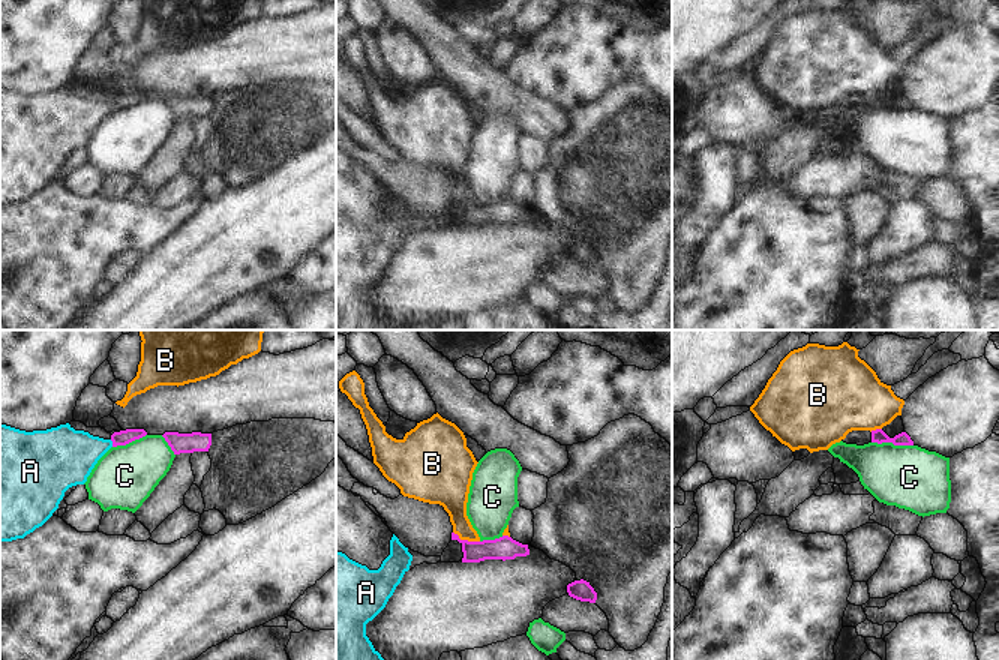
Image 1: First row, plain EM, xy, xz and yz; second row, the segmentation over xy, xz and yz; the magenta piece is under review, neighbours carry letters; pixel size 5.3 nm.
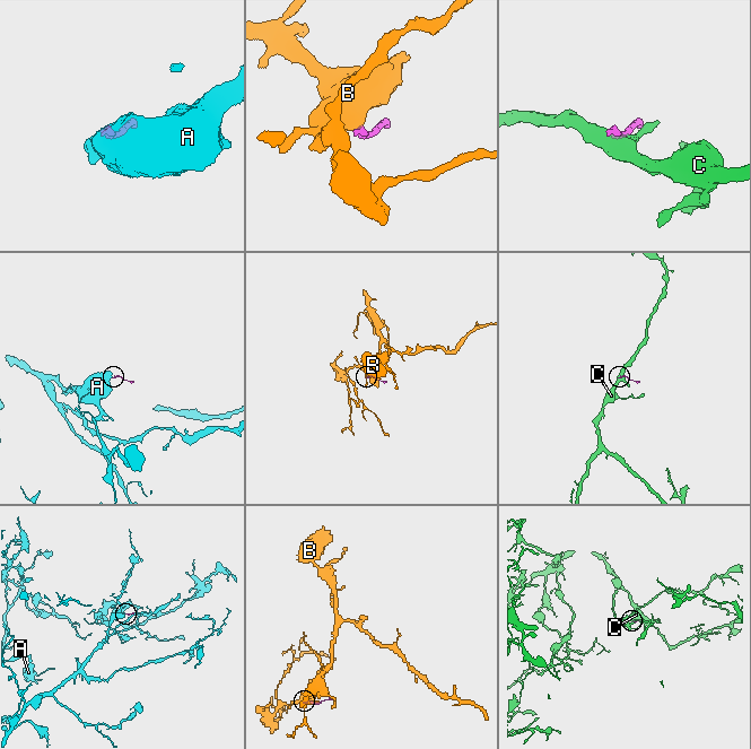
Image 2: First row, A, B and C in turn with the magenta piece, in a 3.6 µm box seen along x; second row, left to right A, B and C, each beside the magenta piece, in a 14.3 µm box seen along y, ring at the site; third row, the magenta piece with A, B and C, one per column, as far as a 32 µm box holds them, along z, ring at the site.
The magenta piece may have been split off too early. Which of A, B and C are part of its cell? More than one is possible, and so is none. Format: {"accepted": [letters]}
{"accepted": ["A"]}

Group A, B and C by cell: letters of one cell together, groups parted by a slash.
A / B / C

